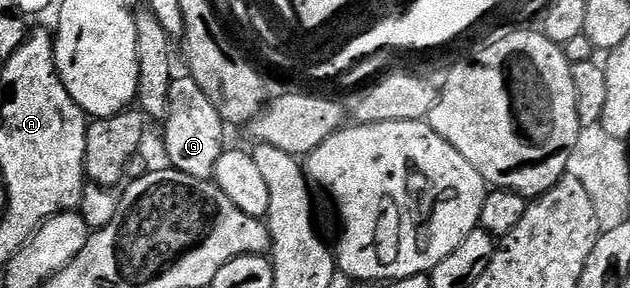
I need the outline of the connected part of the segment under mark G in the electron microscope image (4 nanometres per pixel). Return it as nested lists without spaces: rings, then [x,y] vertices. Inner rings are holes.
[[[173,77],[168,97],[168,117],[163,119],[164,154],[168,157],[167,165],[178,172],[186,172],[191,178],[211,179],[216,172],[218,160],[224,155],[224,130],[226,123],[210,104],[210,96],[198,88],[198,84],[190,77]]]

